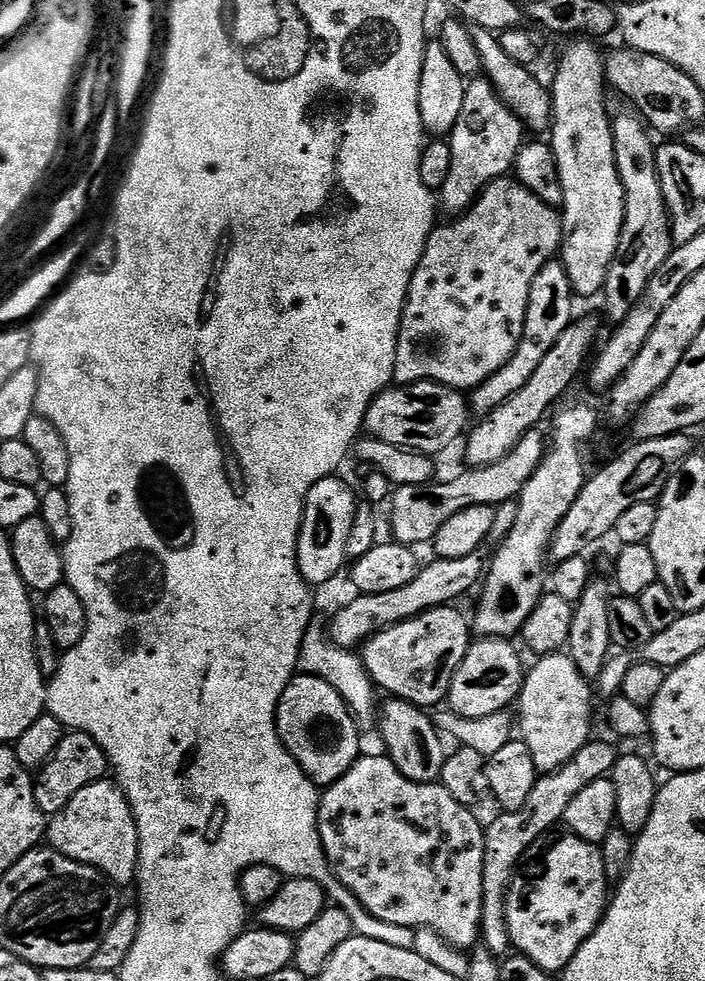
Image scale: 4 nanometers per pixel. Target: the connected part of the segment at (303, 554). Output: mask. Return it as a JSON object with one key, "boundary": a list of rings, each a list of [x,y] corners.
{"boundary":[[[336,474],[327,476],[314,485],[304,499],[304,517],[298,538],[298,566],[302,578],[310,586],[330,583],[348,560],[346,542],[350,539],[350,526],[354,526],[358,499],[352,493],[351,486],[340,478]]]}

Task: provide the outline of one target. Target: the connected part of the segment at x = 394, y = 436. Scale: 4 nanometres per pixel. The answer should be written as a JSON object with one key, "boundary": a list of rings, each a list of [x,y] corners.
{"boundary":[[[417,380],[407,386],[389,386],[375,396],[368,407],[363,431],[371,439],[390,442],[390,446],[423,452],[426,456],[434,457],[436,452],[453,443],[454,438],[469,431],[468,416],[470,417],[470,404],[463,391],[447,388],[445,384],[438,384],[435,380]]]}

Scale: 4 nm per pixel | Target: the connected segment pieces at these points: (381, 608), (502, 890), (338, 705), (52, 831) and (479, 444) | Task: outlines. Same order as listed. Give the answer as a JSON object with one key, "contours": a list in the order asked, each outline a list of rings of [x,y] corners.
{"contours":[[[[475,552],[466,558],[432,558],[429,564],[425,563],[421,567],[415,578],[406,582],[406,586],[398,586],[398,590],[390,590],[386,594],[357,595],[357,600],[352,600],[345,608],[338,609],[332,625],[327,625],[328,639],[339,648],[356,650],[372,636],[377,636],[390,626],[398,626],[423,612],[451,605],[459,596],[466,595],[472,587],[475,589],[483,581],[486,560],[484,562],[482,557],[480,552]]],[[[589,742],[582,750],[578,750],[578,754],[574,754],[574,758],[570,758],[570,762],[566,762],[566,766],[562,766],[557,772],[541,775],[536,781],[534,790],[530,790],[530,798],[526,798],[523,806],[518,806],[518,810],[513,812],[501,811],[500,817],[496,821],[493,819],[485,827],[486,858],[482,874],[484,906],[483,920],[480,923],[481,941],[483,947],[490,950],[496,959],[505,959],[512,950],[504,904],[508,900],[508,887],[512,881],[512,875],[519,868],[526,850],[534,841],[548,835],[563,821],[566,806],[570,806],[574,794],[586,790],[590,782],[603,780],[611,773],[613,766],[616,765],[617,755],[617,749],[612,749],[608,744]]],[[[297,674],[286,686],[276,711],[276,729],[290,754],[318,786],[338,782],[350,766],[360,759],[361,725],[346,706],[342,694],[317,676]]],[[[105,778],[78,790],[74,798],[46,824],[46,840],[53,852],[96,868],[113,885],[137,883],[140,839],[130,802],[120,785]]],[[[584,316],[581,320],[580,317],[573,319],[572,324],[566,326],[566,330],[562,330],[558,342],[554,342],[554,350],[550,350],[550,354],[546,354],[546,358],[542,358],[542,363],[539,364],[538,370],[534,370],[530,382],[526,382],[526,386],[522,386],[522,390],[518,390],[518,394],[514,394],[514,398],[510,398],[502,406],[498,406],[493,412],[488,413],[479,421],[480,425],[477,428],[475,425],[467,433],[468,445],[465,456],[467,467],[485,468],[494,462],[502,462],[502,458],[509,456],[514,450],[514,446],[518,446],[520,439],[527,432],[533,431],[539,425],[536,423],[544,415],[547,417],[565,399],[563,396],[567,394],[568,387],[579,376],[581,379],[582,371],[593,351],[592,343],[595,340],[596,320],[594,317]]]]}

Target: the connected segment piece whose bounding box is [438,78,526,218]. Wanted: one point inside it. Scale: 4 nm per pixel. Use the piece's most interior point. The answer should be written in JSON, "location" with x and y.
{"location":[484,145]}

